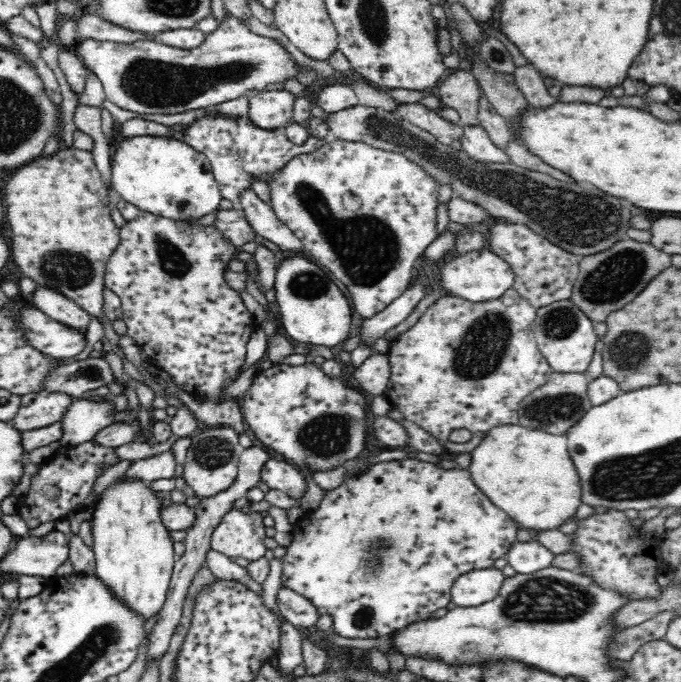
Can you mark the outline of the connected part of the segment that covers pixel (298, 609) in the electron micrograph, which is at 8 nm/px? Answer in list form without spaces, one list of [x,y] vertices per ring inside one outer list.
[[[281,587],[277,591],[277,603],[283,617],[294,626],[310,627],[320,617],[316,607],[301,594]]]

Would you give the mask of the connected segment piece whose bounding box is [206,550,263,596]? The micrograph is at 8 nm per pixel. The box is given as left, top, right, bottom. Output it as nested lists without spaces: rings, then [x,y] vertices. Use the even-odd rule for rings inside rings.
[[[210,550],[209,556],[206,558],[206,566],[210,568],[218,581],[246,585],[250,591],[262,596],[262,585],[252,581],[247,568],[242,568],[241,565],[236,563],[236,560],[231,560],[220,553]]]

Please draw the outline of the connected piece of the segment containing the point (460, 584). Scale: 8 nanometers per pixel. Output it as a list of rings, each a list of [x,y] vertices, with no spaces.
[[[495,567],[460,576],[452,588],[451,601],[460,608],[486,604],[498,596],[505,578]]]

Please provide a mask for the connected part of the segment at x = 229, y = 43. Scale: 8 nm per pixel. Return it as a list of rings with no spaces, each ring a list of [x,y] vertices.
[[[234,16],[194,50],[176,49],[154,41],[118,44],[85,38],[76,42],[75,51],[87,70],[101,80],[108,102],[142,116],[177,116],[212,108],[254,92],[284,88],[292,78],[308,87],[318,77],[314,71],[301,68],[284,44],[253,34]]]

